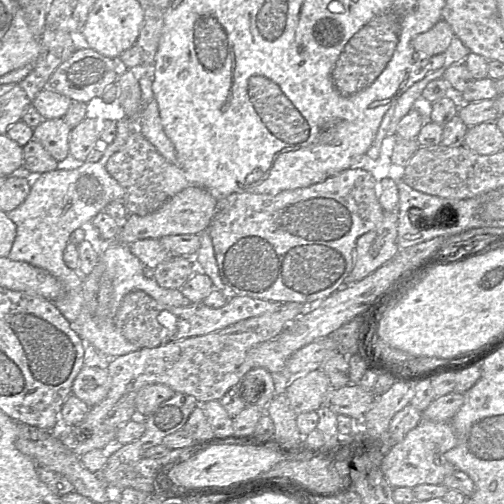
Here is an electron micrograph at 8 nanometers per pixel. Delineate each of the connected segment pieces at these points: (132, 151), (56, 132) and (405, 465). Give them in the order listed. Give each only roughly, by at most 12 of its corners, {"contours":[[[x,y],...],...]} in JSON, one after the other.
{"contours":[[[139,129],[109,158],[128,213],[191,185]],[[62,118],[33,131],[57,162],[69,154],[70,128]],[[422,419],[389,443],[380,469],[392,488],[440,485],[450,422]]]}

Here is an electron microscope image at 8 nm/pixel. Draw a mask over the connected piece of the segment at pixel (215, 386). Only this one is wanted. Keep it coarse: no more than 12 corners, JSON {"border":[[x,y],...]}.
{"border":[[283,303],[207,335],[107,360],[109,391],[80,427],[118,429],[165,384],[220,400],[248,351],[307,308]]}

